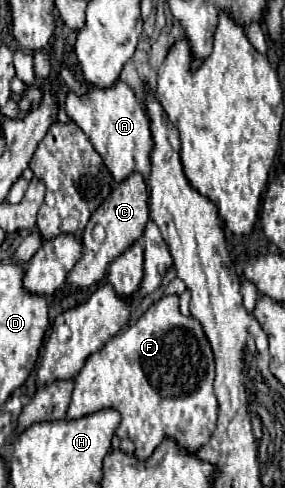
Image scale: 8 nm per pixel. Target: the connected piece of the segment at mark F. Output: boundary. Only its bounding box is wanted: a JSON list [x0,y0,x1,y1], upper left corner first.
[67,295,217,461]

